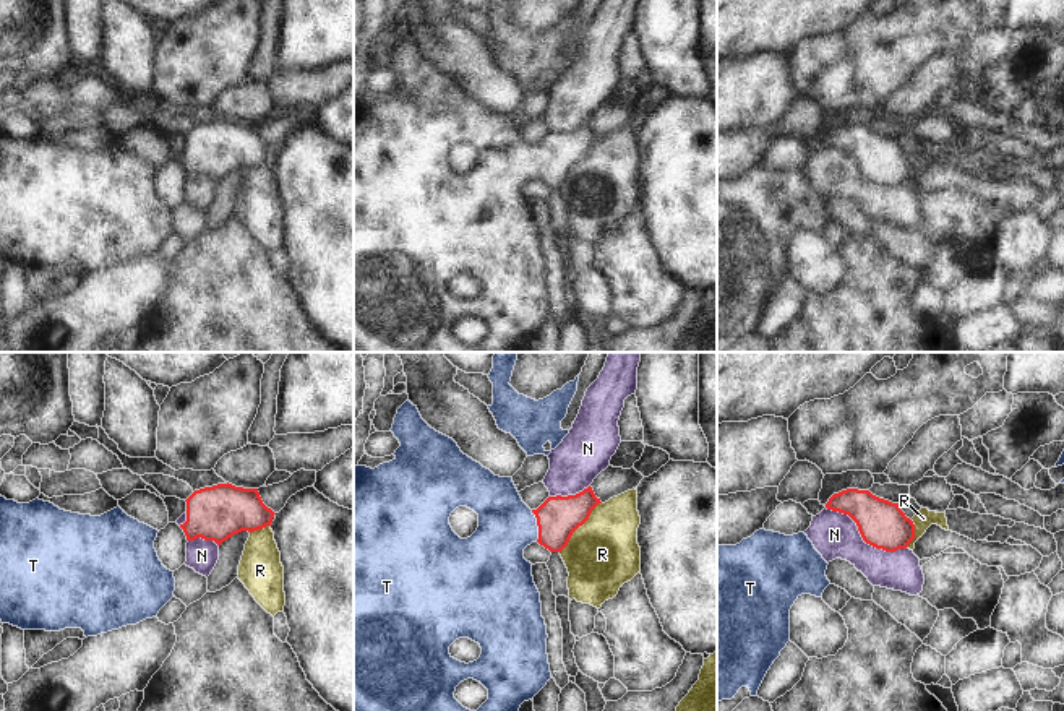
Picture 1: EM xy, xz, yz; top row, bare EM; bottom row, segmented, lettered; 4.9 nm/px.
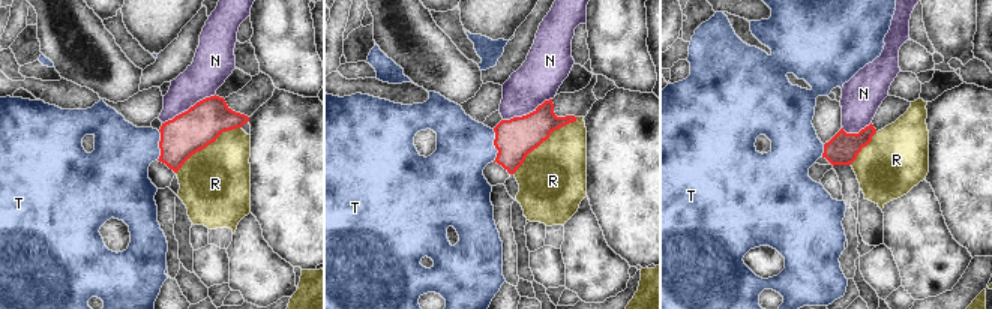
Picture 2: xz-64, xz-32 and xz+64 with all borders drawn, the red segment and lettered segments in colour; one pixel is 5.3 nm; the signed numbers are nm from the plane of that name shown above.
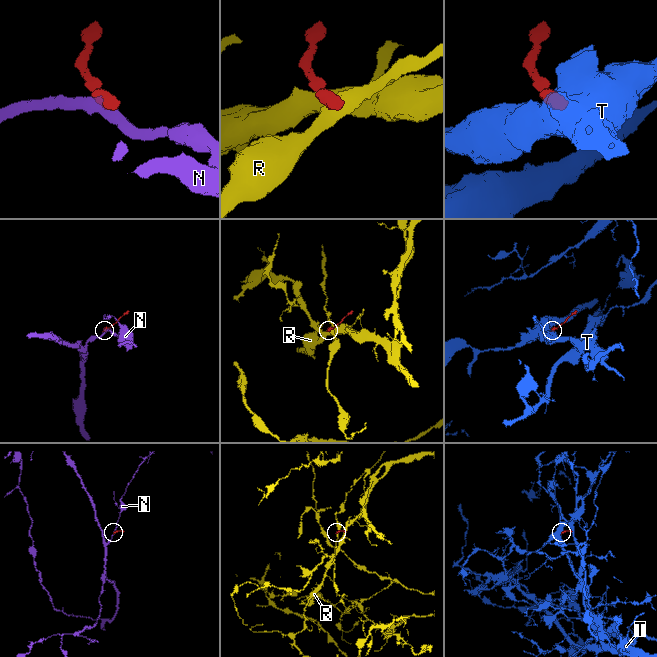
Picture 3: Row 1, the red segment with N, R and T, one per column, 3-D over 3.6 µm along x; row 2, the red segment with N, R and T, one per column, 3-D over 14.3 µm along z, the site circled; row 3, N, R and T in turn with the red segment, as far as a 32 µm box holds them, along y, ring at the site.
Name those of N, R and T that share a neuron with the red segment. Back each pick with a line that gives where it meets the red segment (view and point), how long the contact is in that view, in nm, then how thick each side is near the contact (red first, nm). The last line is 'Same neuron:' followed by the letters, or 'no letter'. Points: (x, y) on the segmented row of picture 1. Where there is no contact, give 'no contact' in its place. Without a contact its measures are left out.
T: meets red in xz at (537, 525); contact 160 nm long; 220 nm thick on the red side, 280 nm on the other
Same neuron: T

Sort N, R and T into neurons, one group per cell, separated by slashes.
N / R / T

